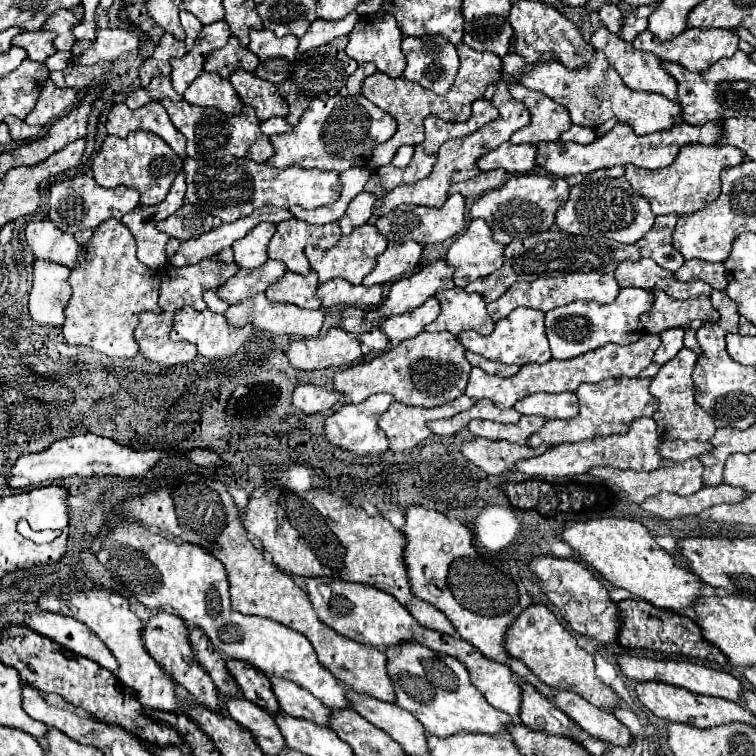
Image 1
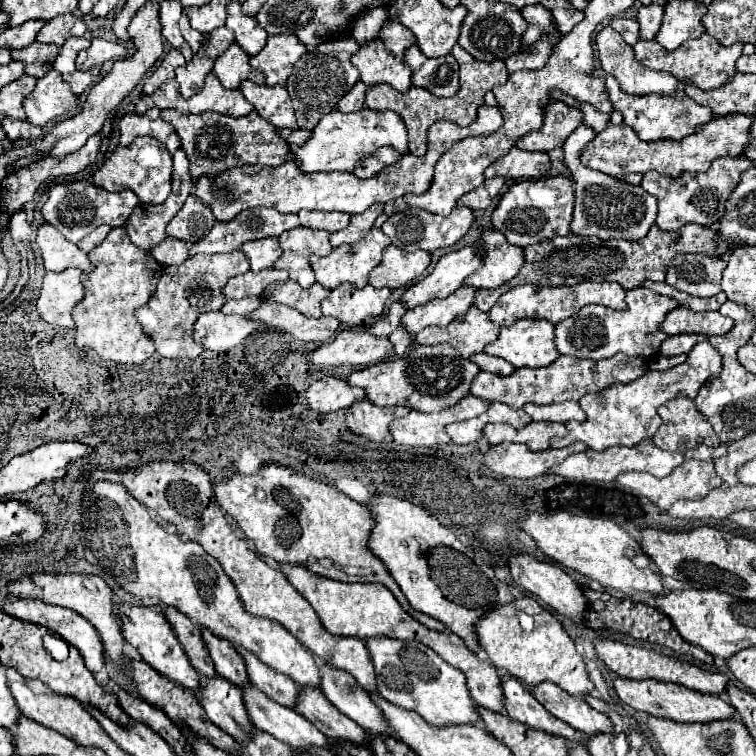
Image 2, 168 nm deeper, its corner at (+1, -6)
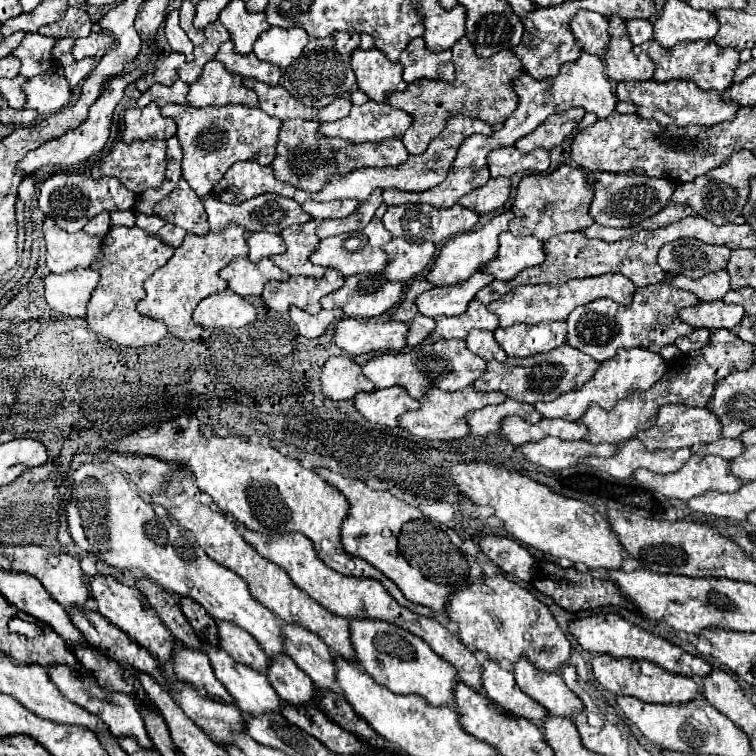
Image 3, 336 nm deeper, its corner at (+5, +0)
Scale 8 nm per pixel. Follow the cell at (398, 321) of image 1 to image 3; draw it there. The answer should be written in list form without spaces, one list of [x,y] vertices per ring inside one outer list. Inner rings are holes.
[[[476,271],[470,279],[466,279],[456,287],[436,287],[432,291],[426,291],[416,299],[418,311],[426,317],[462,315],[468,303],[474,299],[474,295],[492,281],[494,281],[494,275]]]

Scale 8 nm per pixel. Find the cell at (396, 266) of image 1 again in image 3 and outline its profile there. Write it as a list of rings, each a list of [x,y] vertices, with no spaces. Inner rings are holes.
[[[394,237],[384,245],[384,251],[390,255],[384,277],[390,281],[408,283],[416,275],[420,275],[436,253],[434,243],[408,243],[406,239]]]

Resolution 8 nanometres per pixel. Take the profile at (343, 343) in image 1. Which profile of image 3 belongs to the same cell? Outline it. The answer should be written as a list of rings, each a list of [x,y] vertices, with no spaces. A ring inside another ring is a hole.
[[[342,319],[336,325],[334,343],[348,355],[374,351],[402,351],[406,347],[408,323],[392,319]]]

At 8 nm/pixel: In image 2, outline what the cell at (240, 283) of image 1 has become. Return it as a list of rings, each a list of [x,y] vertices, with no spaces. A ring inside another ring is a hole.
[[[274,267],[264,269],[260,273],[244,273],[238,277],[232,277],[226,287],[224,287],[224,295],[226,299],[242,299],[242,297],[252,297],[252,295],[260,295],[270,283],[274,281],[286,281],[288,273],[286,271],[278,271]]]

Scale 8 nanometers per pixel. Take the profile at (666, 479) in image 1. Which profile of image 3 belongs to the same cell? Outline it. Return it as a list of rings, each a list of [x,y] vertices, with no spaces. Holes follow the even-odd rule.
[[[692,455],[690,461],[682,467],[682,471],[676,473],[668,473],[668,475],[658,475],[646,469],[640,469],[634,473],[634,477],[646,485],[650,485],[652,489],[656,489],[658,493],[662,493],[664,497],[670,499],[682,499],[688,501],[692,497],[704,495],[706,491],[718,491],[718,493],[732,493],[738,491],[738,487],[742,487],[742,481],[736,479],[730,471],[730,461],[716,457],[716,455],[708,455],[708,457],[700,457],[700,455]]]

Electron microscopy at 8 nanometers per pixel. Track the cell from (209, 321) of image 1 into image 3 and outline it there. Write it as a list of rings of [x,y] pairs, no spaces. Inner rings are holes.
[[[226,289],[214,293],[198,303],[194,309],[194,321],[200,323],[204,329],[212,327],[244,327],[256,319],[256,307],[244,301],[234,291]]]

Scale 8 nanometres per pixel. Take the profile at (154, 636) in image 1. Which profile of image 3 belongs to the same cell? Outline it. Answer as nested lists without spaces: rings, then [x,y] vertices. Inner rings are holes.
[[[110,575],[86,577],[86,581],[90,585],[90,597],[96,601],[100,615],[104,615],[118,629],[122,629],[132,641],[136,641],[138,645],[142,645],[144,649],[148,649],[152,655],[156,655],[158,661],[172,659],[174,637],[170,635],[170,631],[166,629],[166,625],[158,619],[156,611],[150,607],[150,603],[146,601],[146,597],[136,587],[128,587],[124,583],[118,583]]]

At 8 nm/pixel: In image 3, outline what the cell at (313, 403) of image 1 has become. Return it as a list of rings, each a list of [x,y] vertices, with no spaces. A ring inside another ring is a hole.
[[[330,357],[322,367],[322,391],[334,401],[352,399],[360,391],[374,391],[374,383],[364,377],[362,367],[350,357]]]

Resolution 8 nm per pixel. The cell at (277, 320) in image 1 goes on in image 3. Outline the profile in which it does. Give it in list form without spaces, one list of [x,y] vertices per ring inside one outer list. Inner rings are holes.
[[[298,307],[290,309],[290,317],[292,321],[298,325],[300,335],[314,339],[326,333],[326,329],[336,321],[336,313],[334,311],[320,311],[318,315],[310,315]]]

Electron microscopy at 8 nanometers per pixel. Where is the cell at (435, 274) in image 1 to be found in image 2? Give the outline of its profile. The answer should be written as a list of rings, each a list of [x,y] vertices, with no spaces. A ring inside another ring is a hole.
[[[464,247],[444,255],[434,271],[408,287],[400,297],[400,303],[406,309],[424,305],[436,297],[448,297],[452,291],[464,285],[464,279],[480,269],[480,259],[474,255],[474,247]]]

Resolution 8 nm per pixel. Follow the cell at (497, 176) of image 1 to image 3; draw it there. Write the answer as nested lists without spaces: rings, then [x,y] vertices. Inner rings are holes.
[[[500,177],[500,179],[490,179],[478,191],[470,191],[468,195],[464,195],[460,199],[460,205],[476,211],[478,215],[484,215],[504,207],[508,197],[510,197],[510,179]]]

